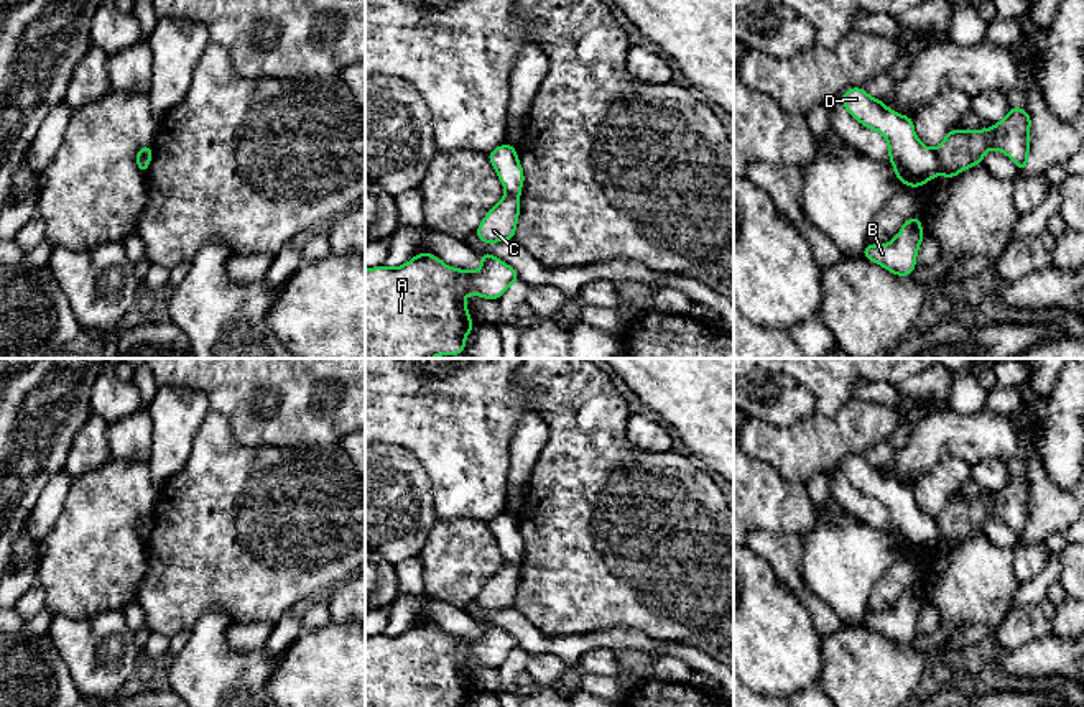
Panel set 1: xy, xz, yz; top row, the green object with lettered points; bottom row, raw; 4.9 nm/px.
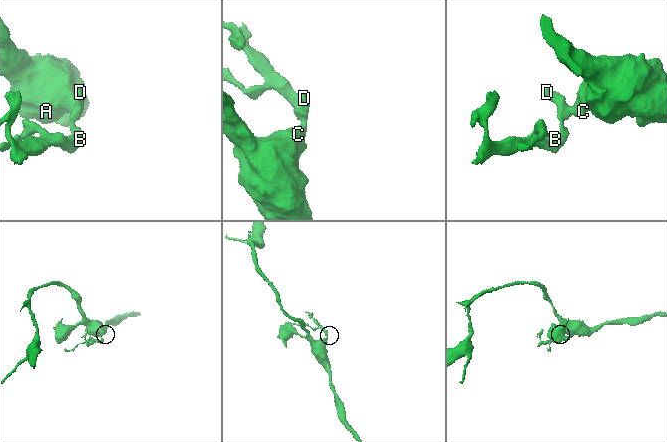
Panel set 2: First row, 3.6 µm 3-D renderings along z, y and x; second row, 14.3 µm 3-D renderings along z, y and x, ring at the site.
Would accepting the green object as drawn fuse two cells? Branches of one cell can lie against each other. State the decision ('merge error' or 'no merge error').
merge error

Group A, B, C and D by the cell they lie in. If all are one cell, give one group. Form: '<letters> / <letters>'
A C / B D

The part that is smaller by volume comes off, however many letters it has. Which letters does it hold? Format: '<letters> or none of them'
B, D

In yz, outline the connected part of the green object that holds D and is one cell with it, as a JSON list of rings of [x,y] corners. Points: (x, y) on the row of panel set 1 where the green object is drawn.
[[[862,87],[845,90],[841,102],[859,123],[885,136],[888,163],[901,184],[921,187],[939,174],[936,150],[918,140],[913,117],[890,110],[882,99],[870,97]]]

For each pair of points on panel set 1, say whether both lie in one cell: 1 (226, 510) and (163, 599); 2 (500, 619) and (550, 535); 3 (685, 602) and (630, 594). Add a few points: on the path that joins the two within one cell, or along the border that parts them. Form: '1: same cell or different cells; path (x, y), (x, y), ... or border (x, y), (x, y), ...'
1: same cell; path (224, 531), (196, 559), (185, 577)
2: different cells; border (514, 605), (542, 632)
3: same cell; path (671, 596), (643, 594)

